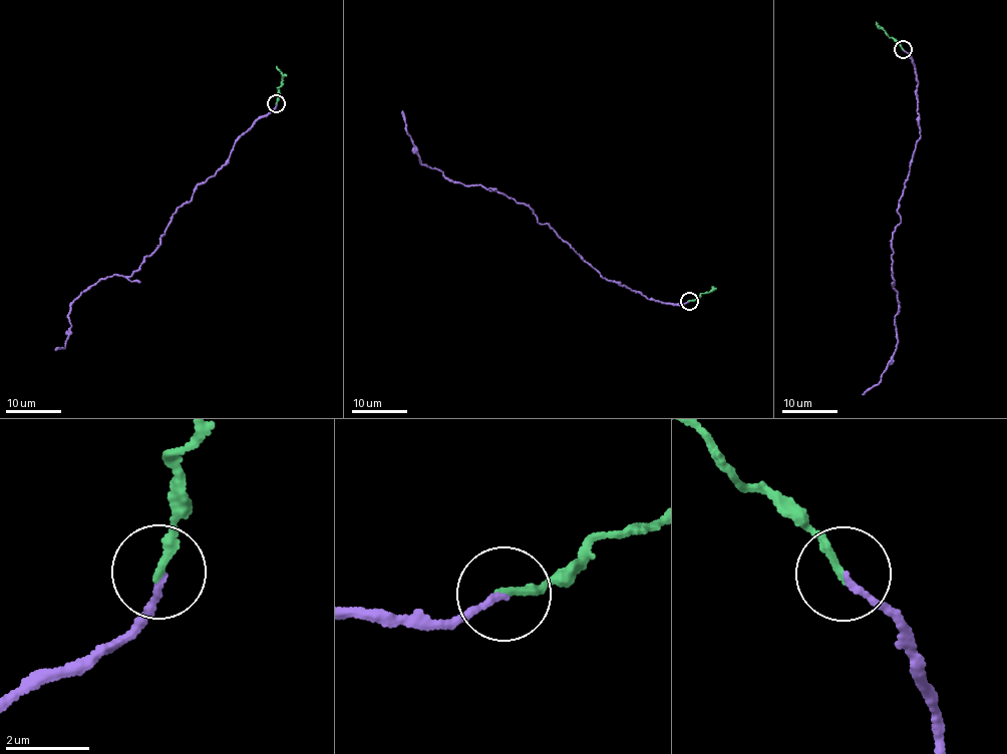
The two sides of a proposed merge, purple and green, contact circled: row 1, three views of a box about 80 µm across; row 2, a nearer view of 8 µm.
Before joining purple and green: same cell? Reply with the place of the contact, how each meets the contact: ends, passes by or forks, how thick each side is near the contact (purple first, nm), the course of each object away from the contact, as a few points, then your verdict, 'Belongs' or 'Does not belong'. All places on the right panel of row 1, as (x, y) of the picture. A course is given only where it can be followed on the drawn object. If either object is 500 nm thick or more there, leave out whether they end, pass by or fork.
Place: (903, 49). At the ring purple ends. At the ring green ends. Thickness 130 nm (purple) against 200 nm. Course of purple: (903, 49), (918, 81), (920, 134), (892, 241), (892, 286), (899, 305), (897, 346), (881, 379), (863, 395). Course of green: (903, 49), (877, 22). Belongs

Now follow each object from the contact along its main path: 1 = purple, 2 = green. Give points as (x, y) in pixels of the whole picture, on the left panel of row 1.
1: (276, 103), (177, 209), (140, 267), (80, 293), (70, 307), (66, 345), (55, 350)
2: (276, 103), (283, 75), (277, 66)

